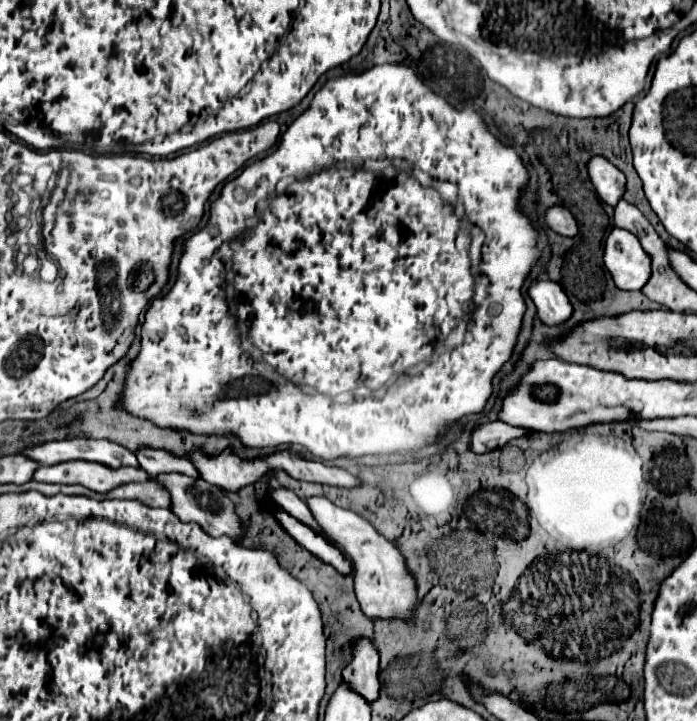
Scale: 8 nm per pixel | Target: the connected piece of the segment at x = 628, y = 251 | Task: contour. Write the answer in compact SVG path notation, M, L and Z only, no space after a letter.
M611 229L605 241L603 261L615 285L625 291L637 291L647 283L651 259L643 253L641 243L625 229Z

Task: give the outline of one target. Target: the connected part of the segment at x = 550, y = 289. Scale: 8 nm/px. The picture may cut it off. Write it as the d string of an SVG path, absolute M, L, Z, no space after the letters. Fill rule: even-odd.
M535 279L529 287L529 297L537 307L537 315L547 325L559 325L567 321L573 313L573 307L563 293L563 289L551 279Z

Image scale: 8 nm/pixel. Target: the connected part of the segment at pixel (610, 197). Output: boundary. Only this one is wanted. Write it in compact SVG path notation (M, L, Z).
M591 157L587 161L587 175L591 185L595 187L597 195L609 203L611 207L615 207L615 201L619 201L623 197L623 189L625 189L625 177L619 169L615 169L615 165L611 165L605 157Z

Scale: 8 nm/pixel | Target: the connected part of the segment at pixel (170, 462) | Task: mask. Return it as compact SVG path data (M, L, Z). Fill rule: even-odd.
M139 447L135 451L137 461L141 469L145 469L149 475L159 475L159 473L183 473L189 477L197 479L197 469L191 465L189 459L177 457L171 451L165 449L151 449L151 447Z

